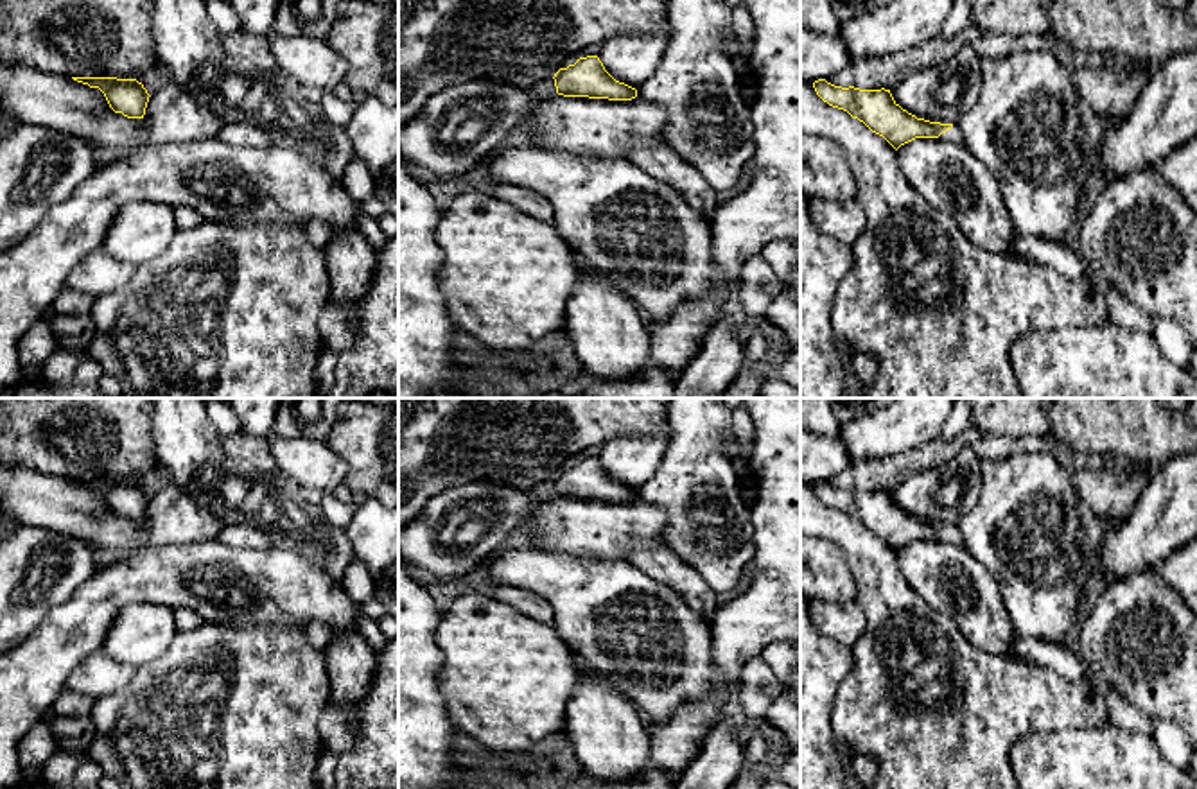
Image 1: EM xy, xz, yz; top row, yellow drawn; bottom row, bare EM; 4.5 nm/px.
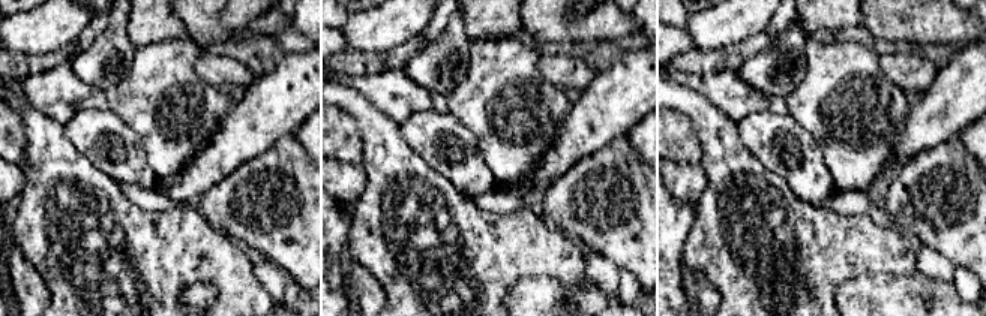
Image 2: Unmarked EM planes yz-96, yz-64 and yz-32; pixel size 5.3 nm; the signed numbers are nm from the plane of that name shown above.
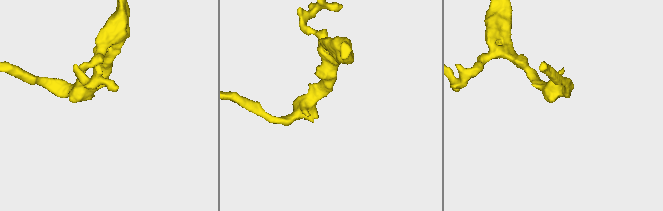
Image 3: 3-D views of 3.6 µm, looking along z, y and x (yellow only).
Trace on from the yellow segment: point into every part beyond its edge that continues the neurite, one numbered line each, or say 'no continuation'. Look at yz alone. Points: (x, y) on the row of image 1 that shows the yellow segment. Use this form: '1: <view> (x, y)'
1: yz (953, 135)

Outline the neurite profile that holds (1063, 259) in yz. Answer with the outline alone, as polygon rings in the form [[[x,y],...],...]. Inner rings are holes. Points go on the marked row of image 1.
[[[1018,235],[1010,253],[1028,262],[1048,264],[1071,280],[1086,276],[1084,264],[1077,251],[1055,240],[1046,240],[1032,235]]]

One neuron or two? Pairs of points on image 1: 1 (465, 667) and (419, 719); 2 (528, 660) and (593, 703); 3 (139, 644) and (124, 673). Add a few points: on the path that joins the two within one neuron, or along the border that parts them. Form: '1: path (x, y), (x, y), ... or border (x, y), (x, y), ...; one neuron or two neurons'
1: border (442, 651), (438, 693), (451, 723), (458, 730); two neurons
2: border (575, 657), (580, 680), (567, 702), (562, 730); two neurons
3: border (101, 648), (113, 658), (135, 667); two neurons

